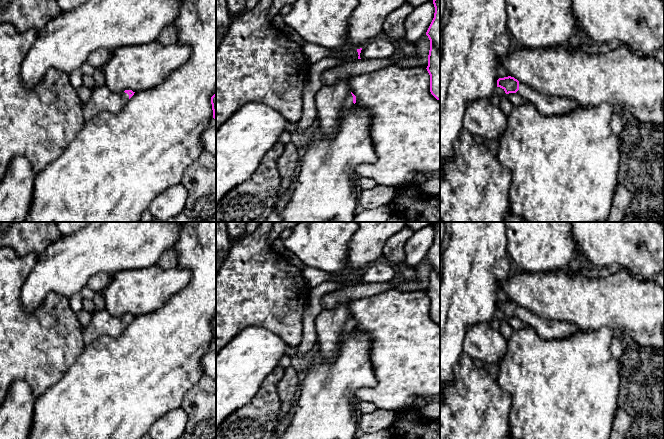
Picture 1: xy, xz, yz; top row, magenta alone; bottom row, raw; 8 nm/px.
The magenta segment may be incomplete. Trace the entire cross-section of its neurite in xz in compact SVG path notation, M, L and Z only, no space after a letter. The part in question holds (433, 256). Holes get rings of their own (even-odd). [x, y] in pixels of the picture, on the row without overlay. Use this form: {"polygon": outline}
{"polygon": "M440 222L433 224L434 242L426 256L430 264L427 295L430 299L430 316L440 325Z"}

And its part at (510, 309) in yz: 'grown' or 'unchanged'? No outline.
grown

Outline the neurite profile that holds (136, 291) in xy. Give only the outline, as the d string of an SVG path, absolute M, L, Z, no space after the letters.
M156 264L117 272L103 291L106 310L114 317L148 314L183 290L191 277L188 269L177 266L164 269Z

